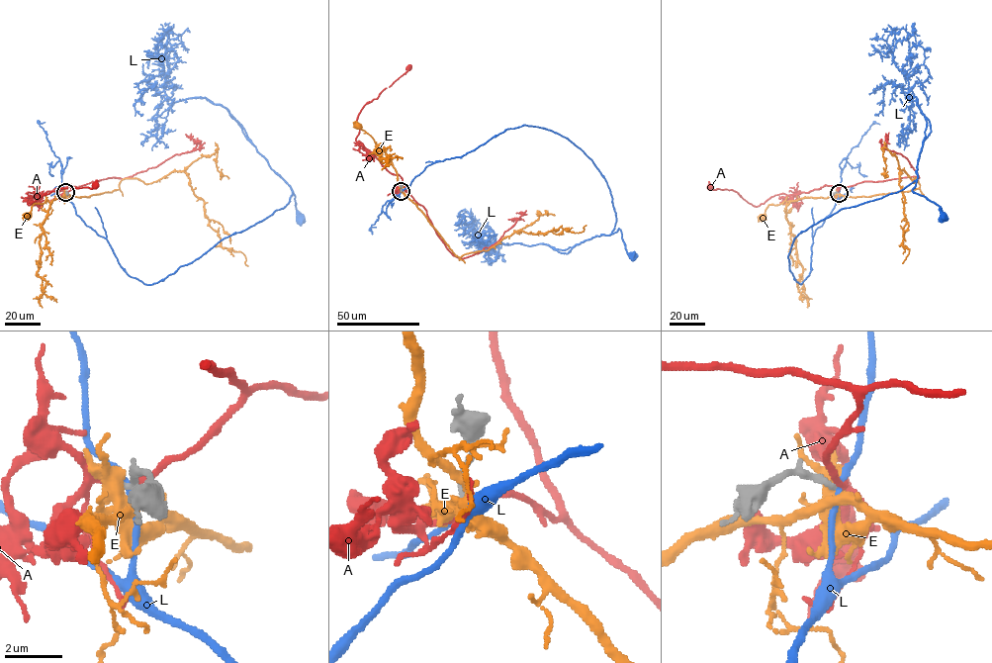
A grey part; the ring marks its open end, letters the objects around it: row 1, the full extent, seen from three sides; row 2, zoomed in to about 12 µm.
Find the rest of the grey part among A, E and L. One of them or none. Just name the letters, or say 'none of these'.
A

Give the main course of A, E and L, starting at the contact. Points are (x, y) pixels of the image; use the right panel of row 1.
A: (838, 193), (839, 187), (825, 185), (791, 197), (775, 195), (754, 206), (732, 190), (710, 187)
E: (838, 193), (826, 198), (804, 197), (787, 205), (785, 201), (768, 205), (764, 217)
L: (838, 193), (799, 284), (788, 258), (793, 239), (841, 209), (915, 180), (912, 191), (942, 216)

